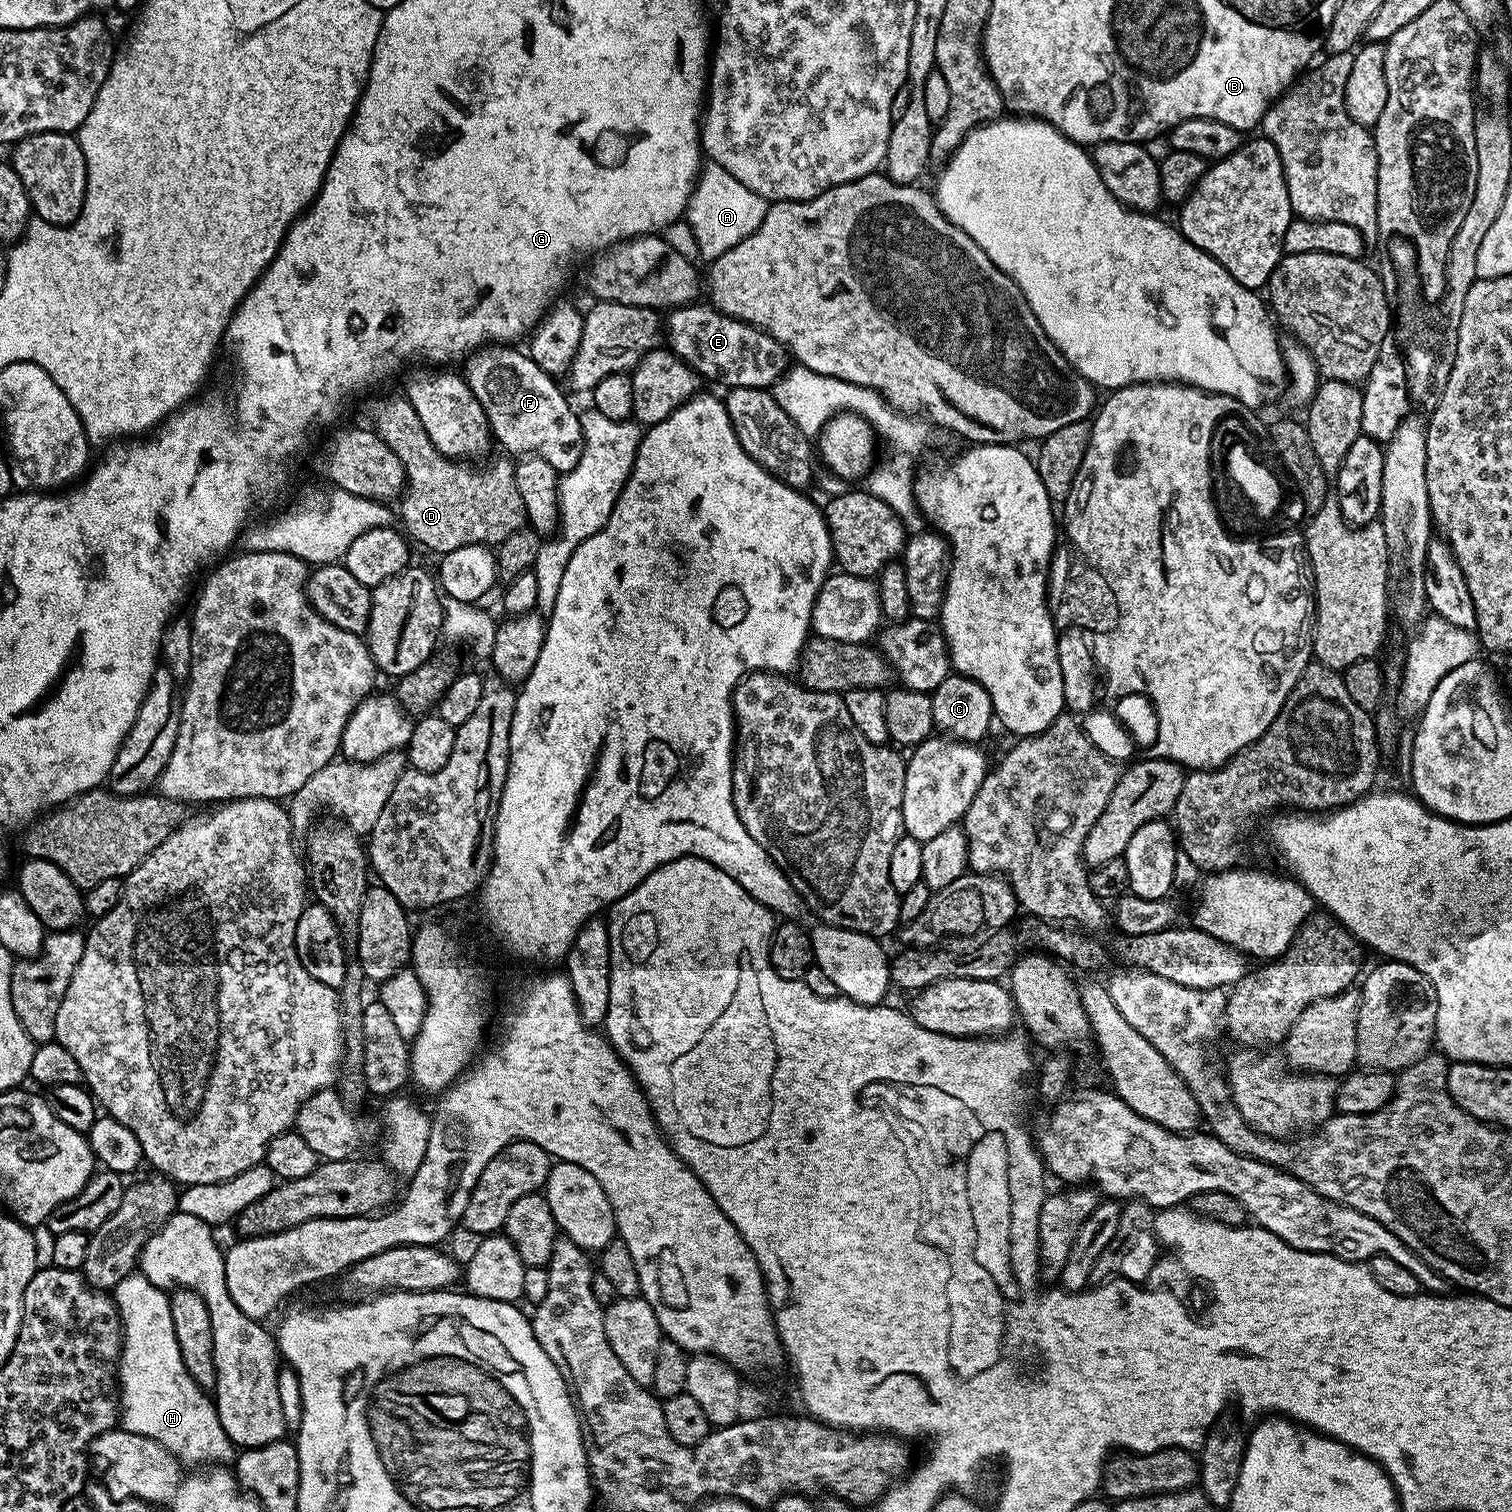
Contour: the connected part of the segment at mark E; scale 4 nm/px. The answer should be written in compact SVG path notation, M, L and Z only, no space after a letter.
M697 302L688 304L685 308L673 308L667 316L667 347L705 381L717 380L718 383L725 384L725 389L728 390L771 389L789 367L790 357L787 351L777 340L770 338L770 334L753 324L730 318L707 303Z

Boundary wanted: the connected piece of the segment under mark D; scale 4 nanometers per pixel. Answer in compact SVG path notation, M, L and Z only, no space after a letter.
M404 394L382 397L372 408L372 420L376 435L384 439L390 450L394 450L404 467L406 483L398 505L400 504L400 516L404 519L403 531L413 541L416 539L422 547L429 548L435 554L443 554L467 544L499 546L503 540L510 538L510 534L525 527L528 515L522 504L522 494L518 494L518 482L511 459L496 460L489 468L479 472L476 468L467 468L464 465L467 463L459 459L443 456L430 442L422 426L422 418L418 418L414 406Z

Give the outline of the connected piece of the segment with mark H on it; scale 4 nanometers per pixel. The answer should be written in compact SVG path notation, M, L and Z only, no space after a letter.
M137 1270L131 1272L114 1289L116 1308L120 1311L120 1327L124 1330L124 1349L118 1365L118 1420L127 1432L154 1438L184 1466L228 1466L234 1460L232 1439L222 1430L216 1405L205 1389L199 1388L182 1364L182 1350L174 1338L174 1321L170 1318L169 1293L154 1286Z

